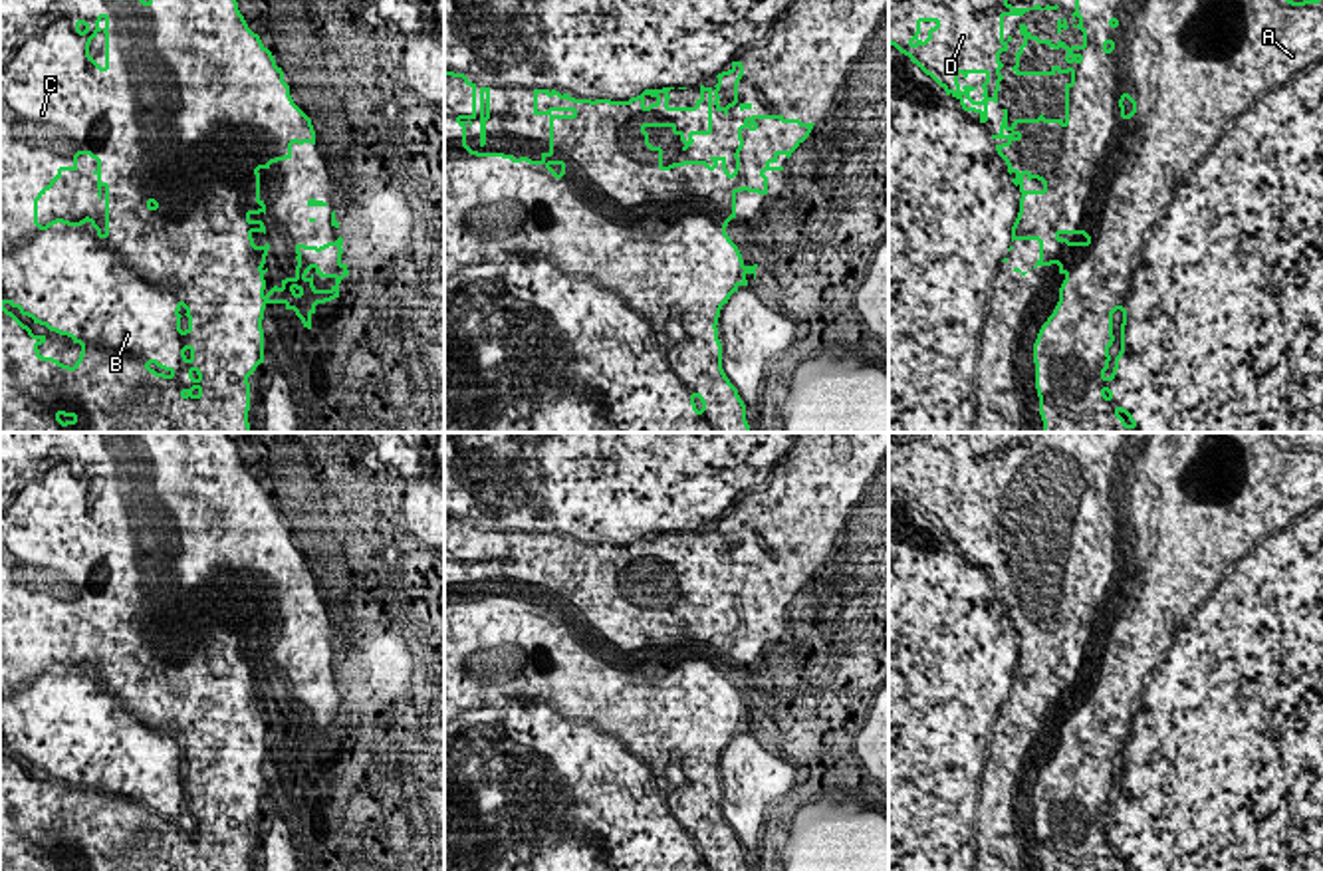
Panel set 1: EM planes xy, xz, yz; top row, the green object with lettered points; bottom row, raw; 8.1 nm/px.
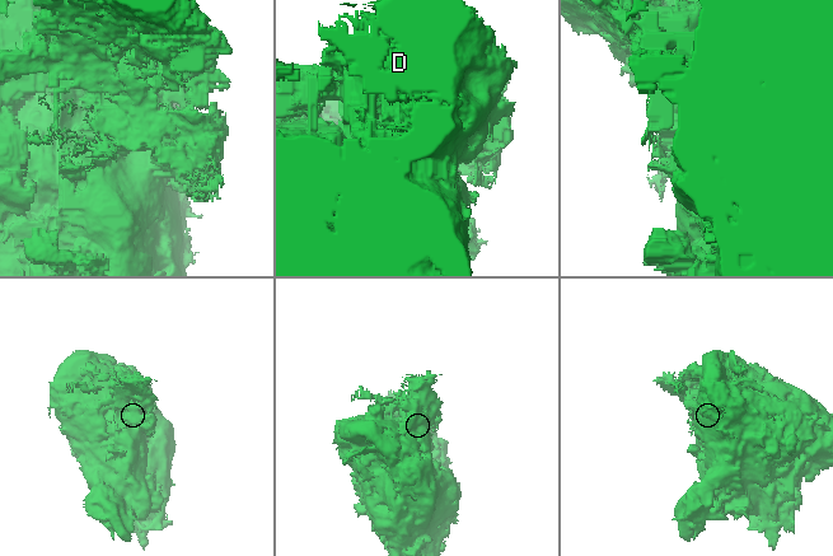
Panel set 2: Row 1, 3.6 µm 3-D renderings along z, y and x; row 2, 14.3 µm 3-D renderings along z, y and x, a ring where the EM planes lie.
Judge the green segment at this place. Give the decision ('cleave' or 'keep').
cleave

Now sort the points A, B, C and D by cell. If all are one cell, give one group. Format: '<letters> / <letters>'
A B C / D

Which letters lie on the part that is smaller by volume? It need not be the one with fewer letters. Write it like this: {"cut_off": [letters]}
{"cut_off": ["D"]}

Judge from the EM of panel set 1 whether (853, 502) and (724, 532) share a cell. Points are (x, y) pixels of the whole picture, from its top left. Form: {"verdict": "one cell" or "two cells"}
{"verdict": "two cells"}

